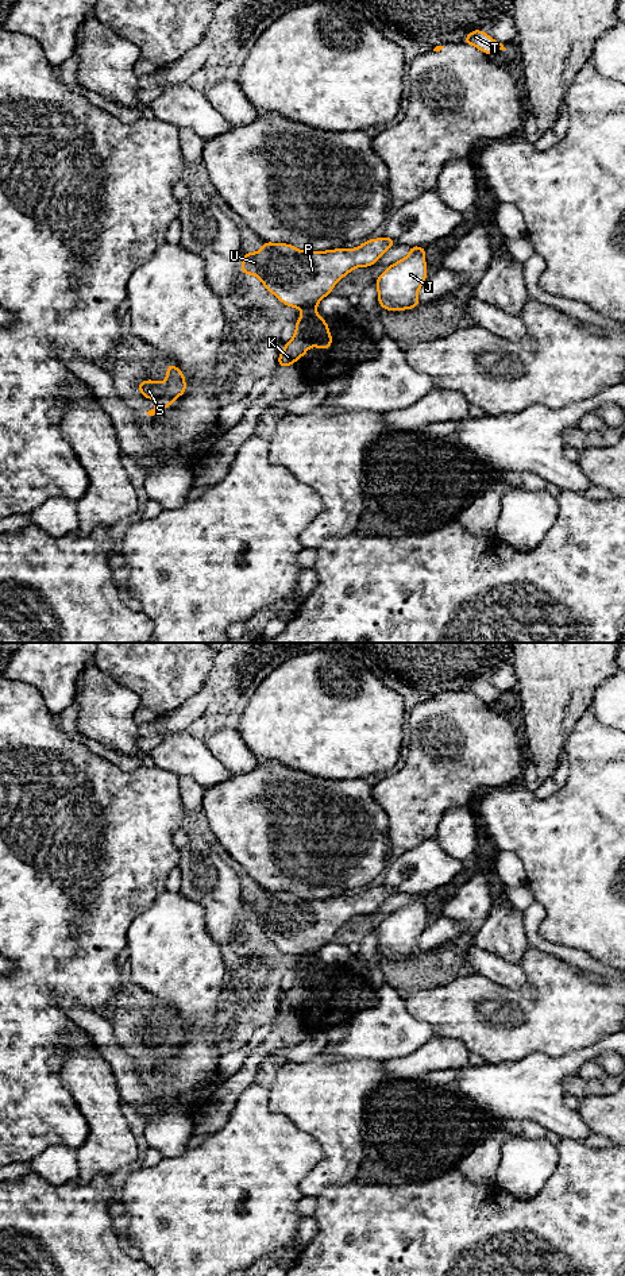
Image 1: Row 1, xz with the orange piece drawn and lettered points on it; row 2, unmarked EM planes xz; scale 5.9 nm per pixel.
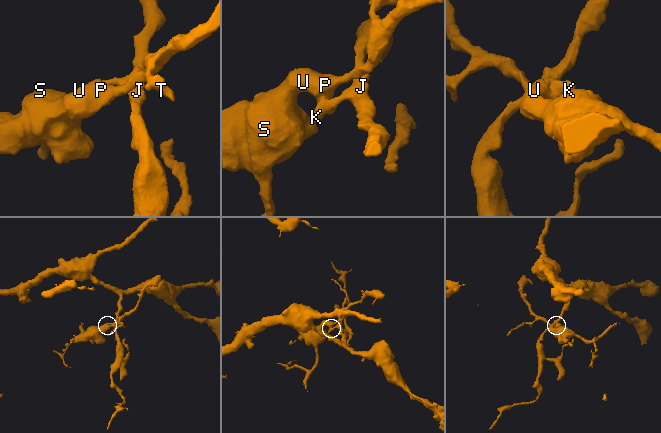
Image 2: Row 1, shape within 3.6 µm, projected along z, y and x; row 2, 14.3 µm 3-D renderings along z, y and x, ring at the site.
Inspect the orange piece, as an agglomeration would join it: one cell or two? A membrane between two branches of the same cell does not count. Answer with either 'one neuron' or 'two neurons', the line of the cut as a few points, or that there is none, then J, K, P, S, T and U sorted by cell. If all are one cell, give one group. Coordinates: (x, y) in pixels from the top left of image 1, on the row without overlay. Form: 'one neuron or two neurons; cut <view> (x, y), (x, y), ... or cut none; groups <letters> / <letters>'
two neurons; cut xz (327, 975), (313, 974), (308, 979), (311, 993); groups J K / P S T U

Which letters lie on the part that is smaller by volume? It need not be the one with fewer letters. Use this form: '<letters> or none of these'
P, S, T, U

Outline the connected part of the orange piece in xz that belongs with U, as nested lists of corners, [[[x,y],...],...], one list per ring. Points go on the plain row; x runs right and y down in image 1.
[[[382,884],[367,887],[354,897],[335,897],[325,899],[304,899],[293,893],[263,890],[261,898],[255,901],[244,899],[240,920],[255,924],[262,933],[286,955],[297,956],[302,963],[319,963],[316,955],[329,944],[335,933],[356,915],[369,915],[397,890]]]

